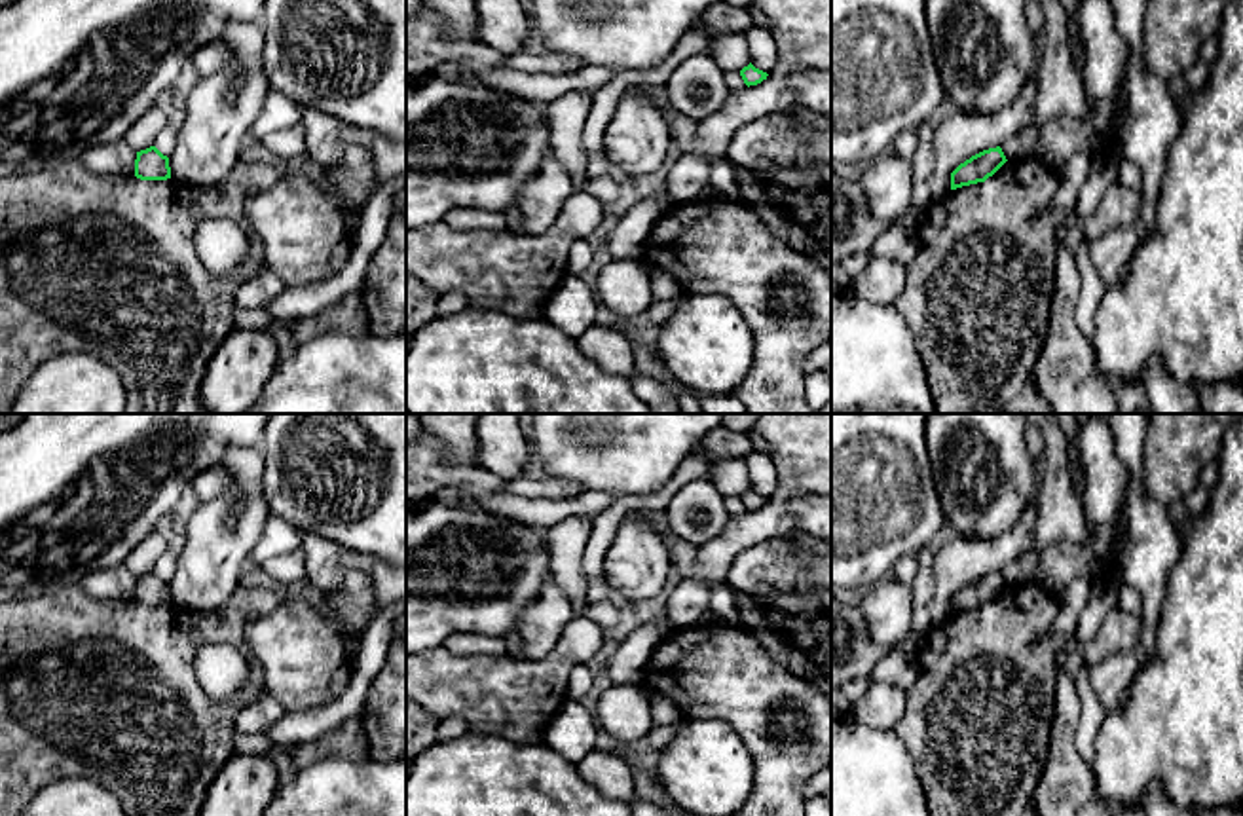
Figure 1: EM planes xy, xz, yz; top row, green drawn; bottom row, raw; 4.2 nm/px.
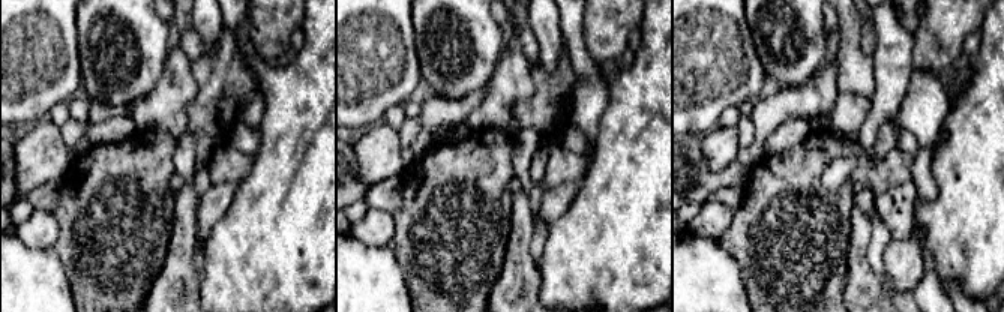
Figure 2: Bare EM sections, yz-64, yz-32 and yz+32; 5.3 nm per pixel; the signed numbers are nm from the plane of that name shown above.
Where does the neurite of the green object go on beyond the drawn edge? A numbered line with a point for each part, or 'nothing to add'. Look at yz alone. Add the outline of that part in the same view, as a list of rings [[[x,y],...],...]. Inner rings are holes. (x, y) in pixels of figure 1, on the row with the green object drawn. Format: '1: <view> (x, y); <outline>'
nothing to add

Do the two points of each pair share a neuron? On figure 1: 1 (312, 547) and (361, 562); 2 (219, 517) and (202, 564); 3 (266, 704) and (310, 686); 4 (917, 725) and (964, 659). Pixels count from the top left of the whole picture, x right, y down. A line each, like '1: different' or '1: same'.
1: same
2: same
3: different
4: same

